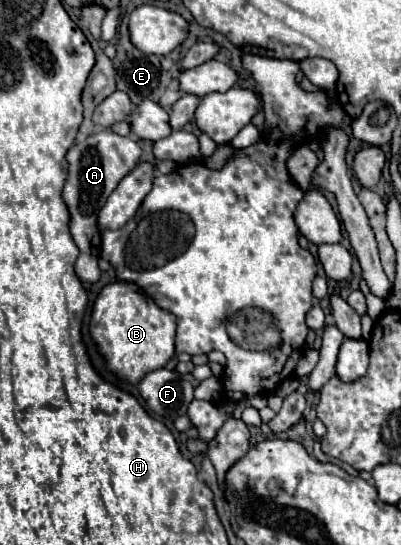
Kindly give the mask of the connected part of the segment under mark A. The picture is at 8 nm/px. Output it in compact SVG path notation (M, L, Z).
M104 129L100 133L92 133L82 143L76 143L68 149L68 179L62 189L62 199L70 211L70 235L80 249L76 259L76 275L80 281L96 283L100 279L98 269L98 255L100 255L100 231L96 225L98 211L104 207L108 195L116 189L116 185L130 173L140 161L142 149L132 137L122 137Z

